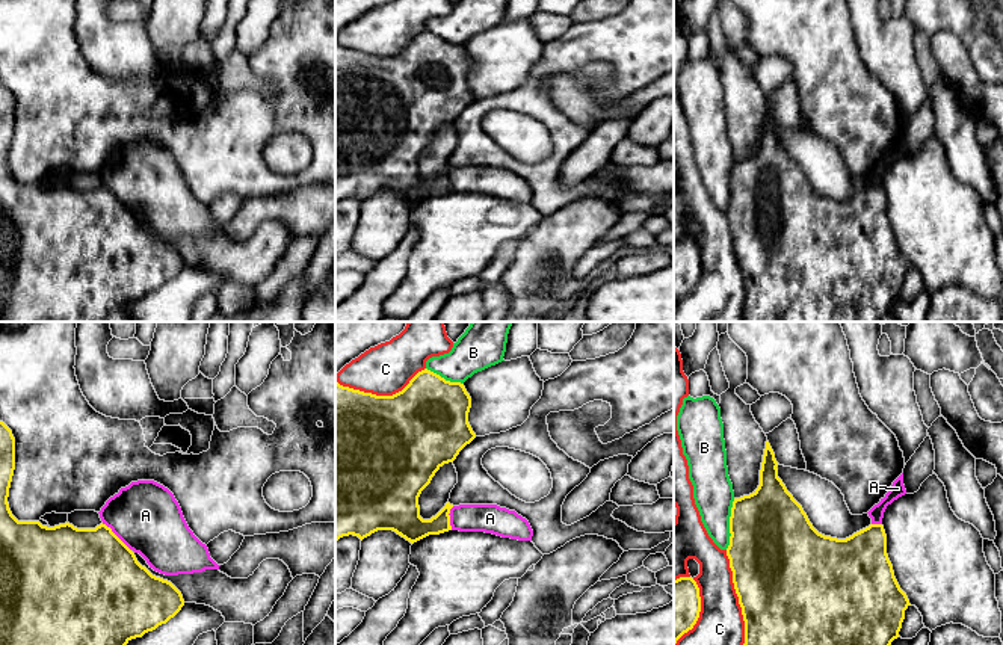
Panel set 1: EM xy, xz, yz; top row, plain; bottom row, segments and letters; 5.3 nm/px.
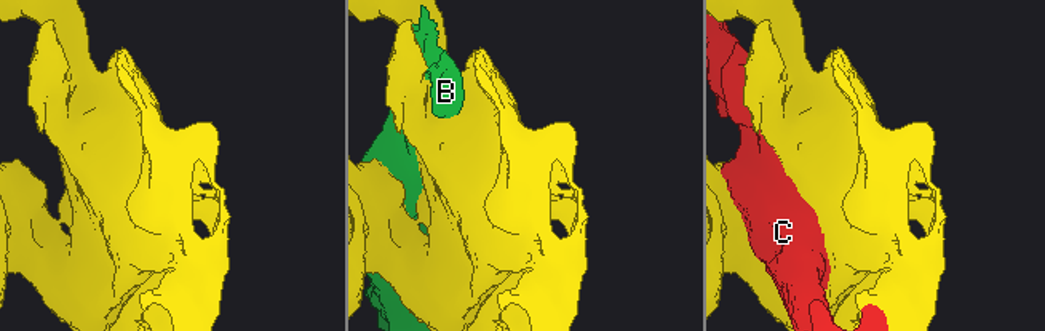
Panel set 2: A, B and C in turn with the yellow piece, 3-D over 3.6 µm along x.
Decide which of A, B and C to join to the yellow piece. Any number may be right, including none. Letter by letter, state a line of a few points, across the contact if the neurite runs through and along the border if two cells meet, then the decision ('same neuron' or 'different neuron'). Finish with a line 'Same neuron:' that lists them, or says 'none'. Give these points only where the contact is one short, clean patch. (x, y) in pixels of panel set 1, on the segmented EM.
A: xy (101, 523), (130, 550) | different neuron
B: different neuron
C: different neuron
Same neuron: none

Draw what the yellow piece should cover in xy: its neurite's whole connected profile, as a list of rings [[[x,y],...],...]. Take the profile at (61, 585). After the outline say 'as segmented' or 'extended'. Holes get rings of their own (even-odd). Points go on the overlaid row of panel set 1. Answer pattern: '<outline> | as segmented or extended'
[[[0,421],[0,645],[127,645],[174,618],[184,600],[168,580],[153,576],[106,524],[77,529],[18,521],[8,503],[15,470],[15,438]]] | as segmented

